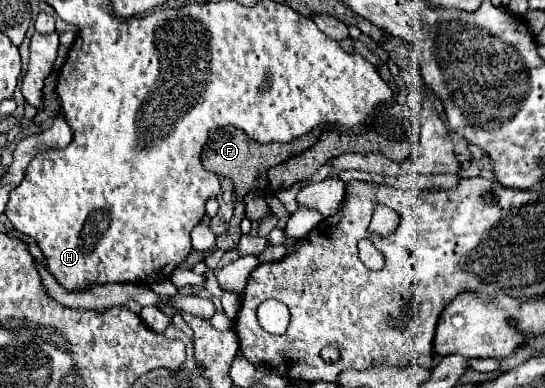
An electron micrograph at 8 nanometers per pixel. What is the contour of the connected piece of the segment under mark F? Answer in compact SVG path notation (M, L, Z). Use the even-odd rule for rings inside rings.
M223 127L223 129L215 129L209 133L209 141L203 147L203 167L207 171L213 171L217 175L229 177L235 183L235 191L239 201L243 199L243 195L247 191L253 191L253 187L259 191L267 191L269 187L269 179L267 179L267 171L275 165L281 165L283 161L287 161L289 157L295 157L299 153L303 153L305 149L309 149L321 135L323 127L315 127L315 131L309 131L307 135L293 139L291 143L257 143L251 137L247 137L247 133L243 129L237 127Z

